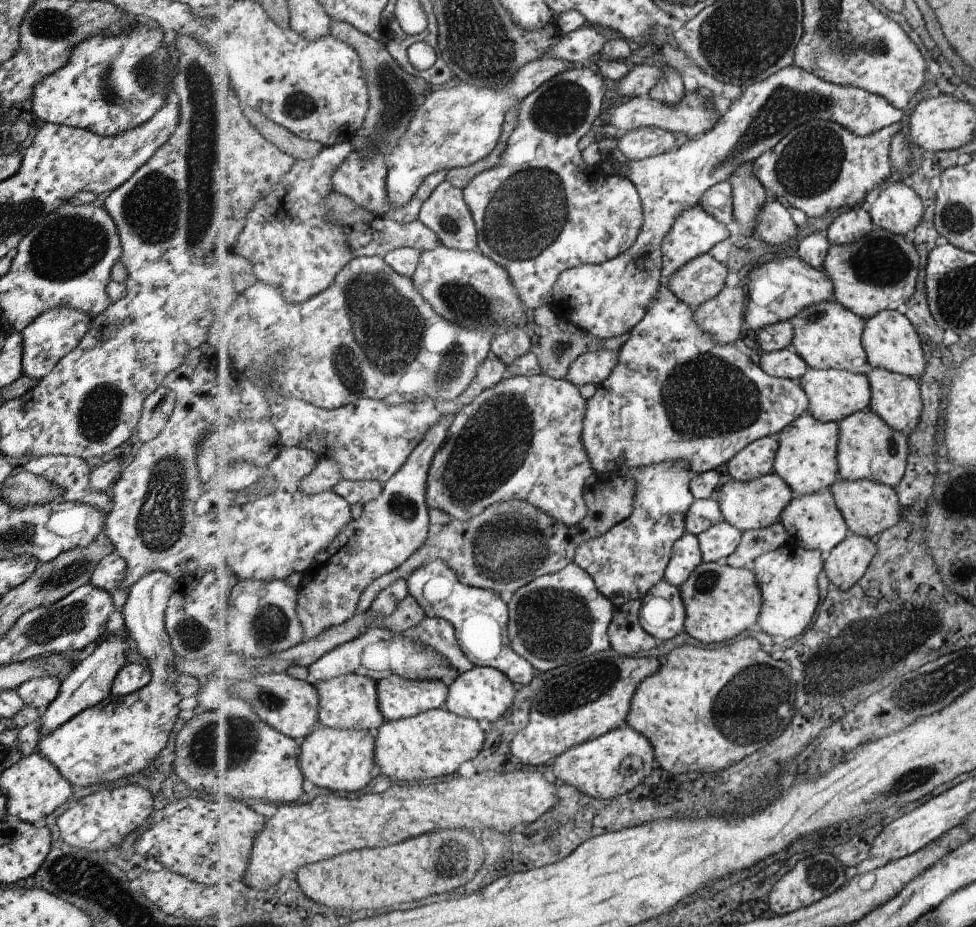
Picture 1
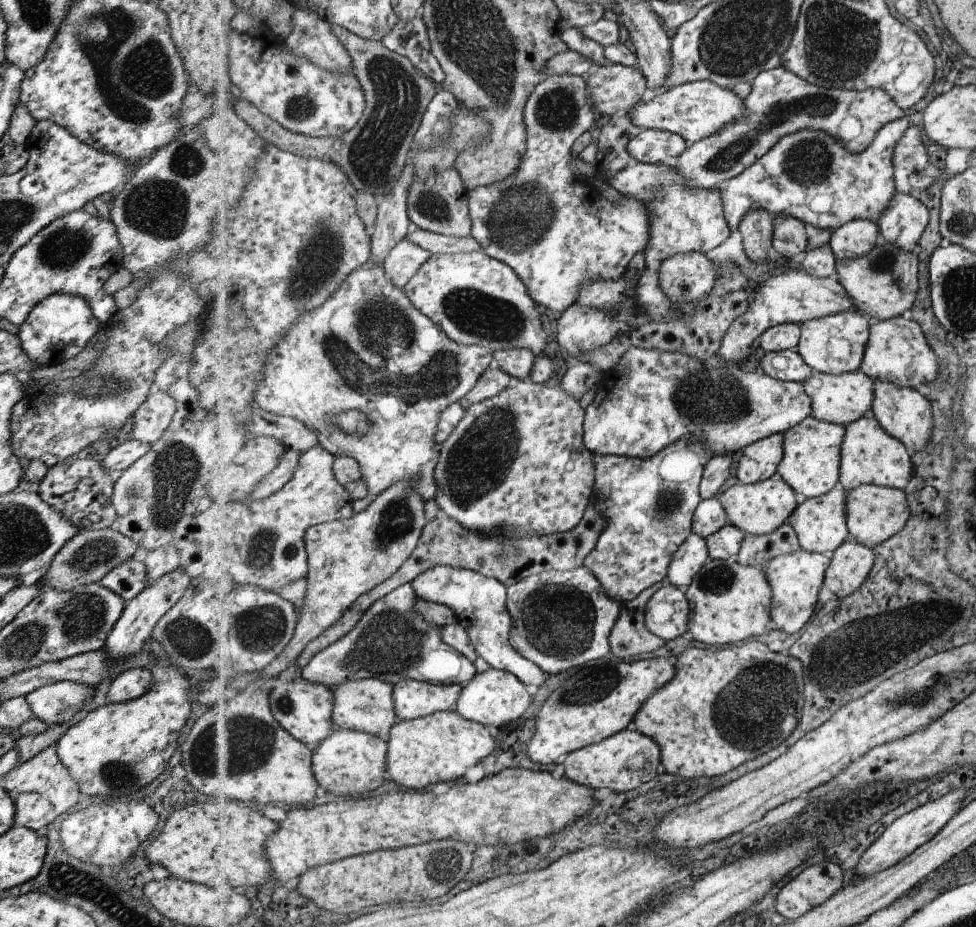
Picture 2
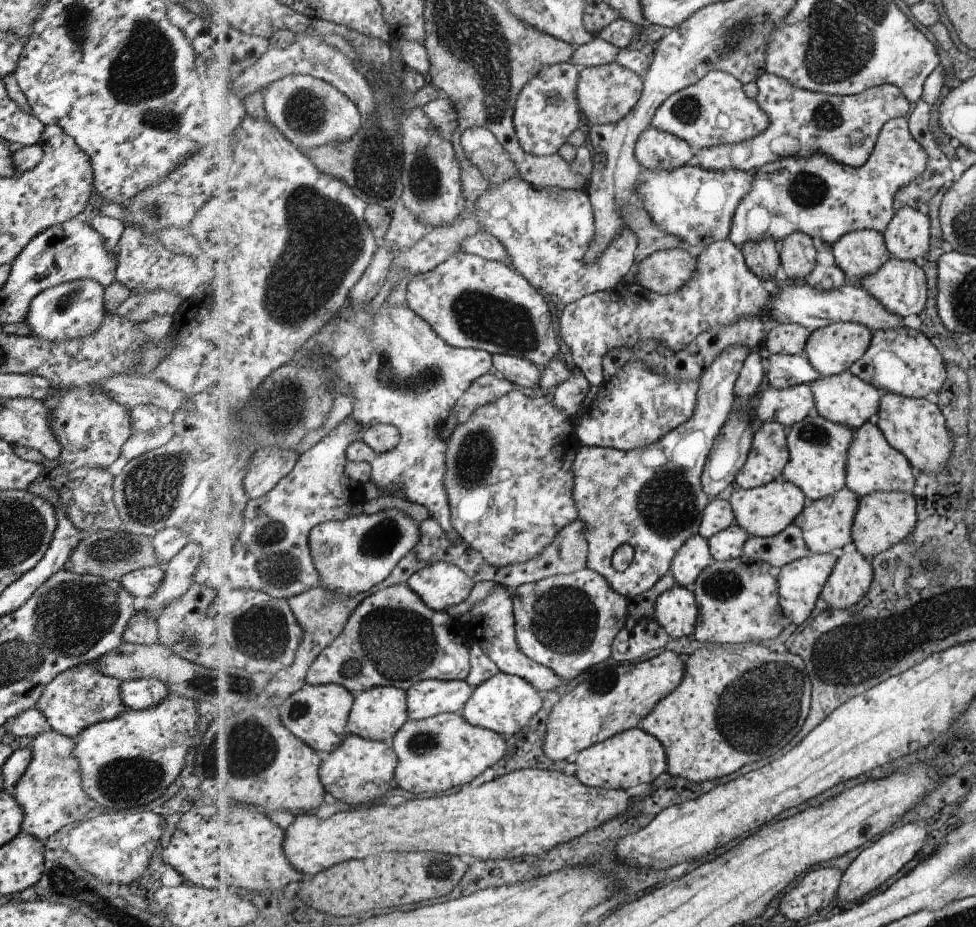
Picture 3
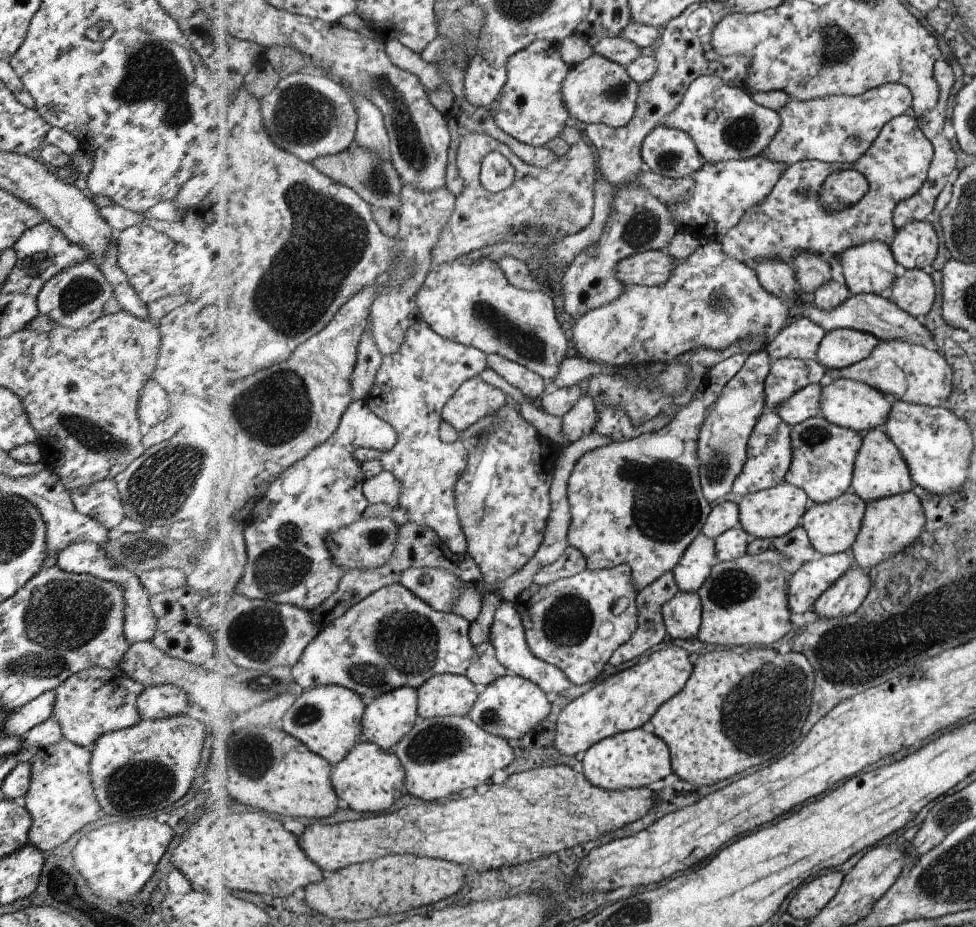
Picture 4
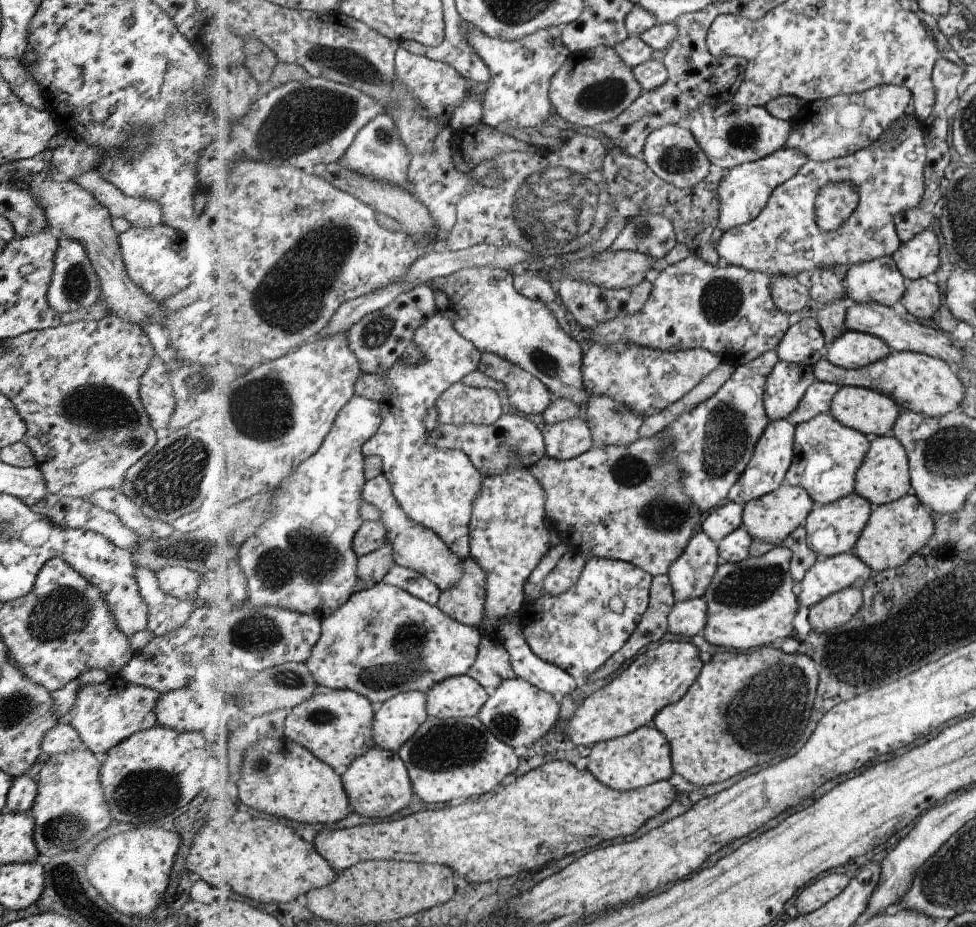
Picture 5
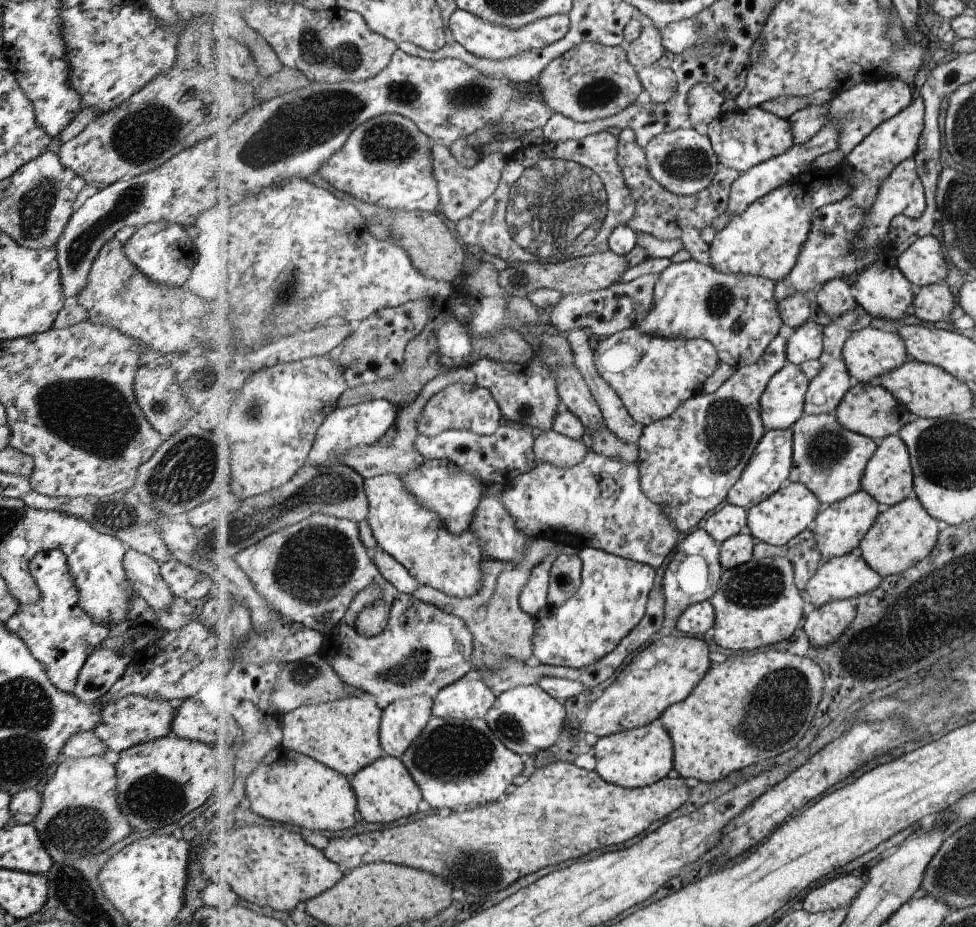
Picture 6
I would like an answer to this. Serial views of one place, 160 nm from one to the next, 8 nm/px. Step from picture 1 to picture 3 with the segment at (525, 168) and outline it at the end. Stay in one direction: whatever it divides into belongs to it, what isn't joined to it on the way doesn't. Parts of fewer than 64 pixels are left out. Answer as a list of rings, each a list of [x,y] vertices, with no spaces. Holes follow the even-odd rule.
[[[575,63],[543,67],[520,92],[514,114],[514,124],[521,146],[533,155],[554,155],[569,140],[581,124],[581,109],[577,100],[577,85],[581,68]],[[523,178],[507,179],[500,187],[491,188],[478,200],[478,217],[487,232],[495,235],[509,251],[516,270],[523,275],[537,290],[555,294],[565,304],[577,302],[587,295],[615,288],[625,280],[636,263],[638,237],[627,228],[615,239],[605,254],[595,264],[589,265],[588,248],[596,238],[596,218],[592,200],[588,192],[575,189],[553,187],[537,189]]]

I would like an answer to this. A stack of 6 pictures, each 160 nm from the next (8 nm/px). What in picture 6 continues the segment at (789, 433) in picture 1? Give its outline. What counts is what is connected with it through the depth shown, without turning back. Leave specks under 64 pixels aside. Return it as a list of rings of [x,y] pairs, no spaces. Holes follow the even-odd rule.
[[[836,413],[807,415],[793,426],[794,465],[789,482],[808,486],[821,502],[832,505],[862,490],[862,480],[878,442],[845,428]]]

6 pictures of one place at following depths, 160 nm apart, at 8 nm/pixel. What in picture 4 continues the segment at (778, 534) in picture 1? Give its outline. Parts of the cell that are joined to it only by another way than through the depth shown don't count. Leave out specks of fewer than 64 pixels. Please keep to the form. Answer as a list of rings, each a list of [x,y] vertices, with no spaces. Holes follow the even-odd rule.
[[[801,526],[779,538],[754,538],[748,546],[748,554],[760,555],[773,549],[782,552],[782,565],[791,576],[799,572],[804,564],[809,564],[818,557],[807,530]]]

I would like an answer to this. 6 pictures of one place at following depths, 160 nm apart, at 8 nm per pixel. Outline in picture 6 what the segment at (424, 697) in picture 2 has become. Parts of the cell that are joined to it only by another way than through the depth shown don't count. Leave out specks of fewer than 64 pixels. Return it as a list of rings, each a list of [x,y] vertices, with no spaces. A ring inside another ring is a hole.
[[[483,678],[455,681],[434,698],[433,714],[455,720],[485,719],[496,703],[491,690]]]

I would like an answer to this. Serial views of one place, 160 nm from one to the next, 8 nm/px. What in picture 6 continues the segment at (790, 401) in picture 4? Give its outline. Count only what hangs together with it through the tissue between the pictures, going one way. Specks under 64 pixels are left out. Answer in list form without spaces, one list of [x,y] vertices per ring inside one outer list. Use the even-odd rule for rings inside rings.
[[[829,324],[824,328],[824,351],[820,361],[822,369],[809,385],[804,412],[807,415],[820,415],[835,413],[840,407],[841,401],[848,394],[851,387],[854,386],[854,379],[849,372],[848,365],[844,357],[844,346],[848,342],[851,332],[846,328]]]

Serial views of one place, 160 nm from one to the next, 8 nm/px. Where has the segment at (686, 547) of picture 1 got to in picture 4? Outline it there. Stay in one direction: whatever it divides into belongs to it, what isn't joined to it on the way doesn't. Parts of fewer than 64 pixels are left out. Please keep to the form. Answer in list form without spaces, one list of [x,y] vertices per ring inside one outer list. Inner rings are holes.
[[[702,533],[687,548],[680,564],[672,571],[680,591],[700,593],[717,564],[720,561],[717,559],[716,542]]]

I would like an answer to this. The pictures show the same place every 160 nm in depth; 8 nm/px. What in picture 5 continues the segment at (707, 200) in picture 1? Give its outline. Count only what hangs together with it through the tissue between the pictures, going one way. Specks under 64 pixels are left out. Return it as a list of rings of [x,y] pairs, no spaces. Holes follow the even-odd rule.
[[[914,116],[907,119],[901,117],[897,124],[889,128],[878,141],[867,148],[830,161],[809,161],[791,180],[784,182],[773,191],[768,206],[751,222],[724,231],[716,245],[723,266],[735,265],[749,269],[797,278],[806,278],[817,268],[832,268],[835,264],[853,265],[873,259],[894,256],[901,246],[899,233],[895,225],[895,217],[900,212],[917,208],[923,200],[927,185],[925,167],[928,164],[927,140],[923,134],[922,124]],[[835,183],[854,183],[861,194],[860,206],[850,219],[839,230],[829,232],[821,230],[816,221],[816,198],[828,185]]]

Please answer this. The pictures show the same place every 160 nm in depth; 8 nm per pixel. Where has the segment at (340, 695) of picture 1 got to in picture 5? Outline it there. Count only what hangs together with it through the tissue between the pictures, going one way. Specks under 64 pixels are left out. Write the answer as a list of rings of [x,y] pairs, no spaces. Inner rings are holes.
[[[424,692],[399,693],[377,707],[373,723],[376,746],[399,753],[429,717]]]

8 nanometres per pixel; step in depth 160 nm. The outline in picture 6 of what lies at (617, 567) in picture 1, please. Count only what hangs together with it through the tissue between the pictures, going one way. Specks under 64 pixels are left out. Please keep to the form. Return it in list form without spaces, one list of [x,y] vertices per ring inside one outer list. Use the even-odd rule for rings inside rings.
[[[590,450],[584,461],[573,468],[562,469],[551,463],[535,464],[529,472],[517,476],[505,490],[505,508],[528,537],[554,540],[579,550],[587,547],[603,549],[627,560],[649,564],[658,572],[666,567],[682,538],[662,506],[651,500],[642,489],[639,462],[628,463]]]

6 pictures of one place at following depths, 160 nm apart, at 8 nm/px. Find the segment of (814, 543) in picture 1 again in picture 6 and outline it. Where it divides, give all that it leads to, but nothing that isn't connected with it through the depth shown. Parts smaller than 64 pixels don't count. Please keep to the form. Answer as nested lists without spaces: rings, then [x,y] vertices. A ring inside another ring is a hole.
[[[861,490],[841,502],[829,505],[824,511],[820,512],[812,529],[815,531],[824,560],[842,557],[850,552],[857,551],[861,541],[873,528],[883,509],[876,498],[873,498],[867,491]]]

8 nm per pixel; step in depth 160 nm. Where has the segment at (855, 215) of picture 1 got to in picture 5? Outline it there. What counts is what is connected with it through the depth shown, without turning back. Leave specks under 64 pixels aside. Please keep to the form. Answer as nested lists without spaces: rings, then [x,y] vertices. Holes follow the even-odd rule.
[[[892,256],[873,259],[849,268],[845,285],[855,303],[897,304],[908,291],[909,281]]]

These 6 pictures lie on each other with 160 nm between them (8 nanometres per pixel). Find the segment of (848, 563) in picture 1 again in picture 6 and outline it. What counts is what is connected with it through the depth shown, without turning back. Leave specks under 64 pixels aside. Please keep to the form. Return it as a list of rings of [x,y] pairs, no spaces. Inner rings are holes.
[[[854,600],[833,601],[809,613],[801,627],[809,638],[811,646],[825,648],[837,642],[857,616]]]

